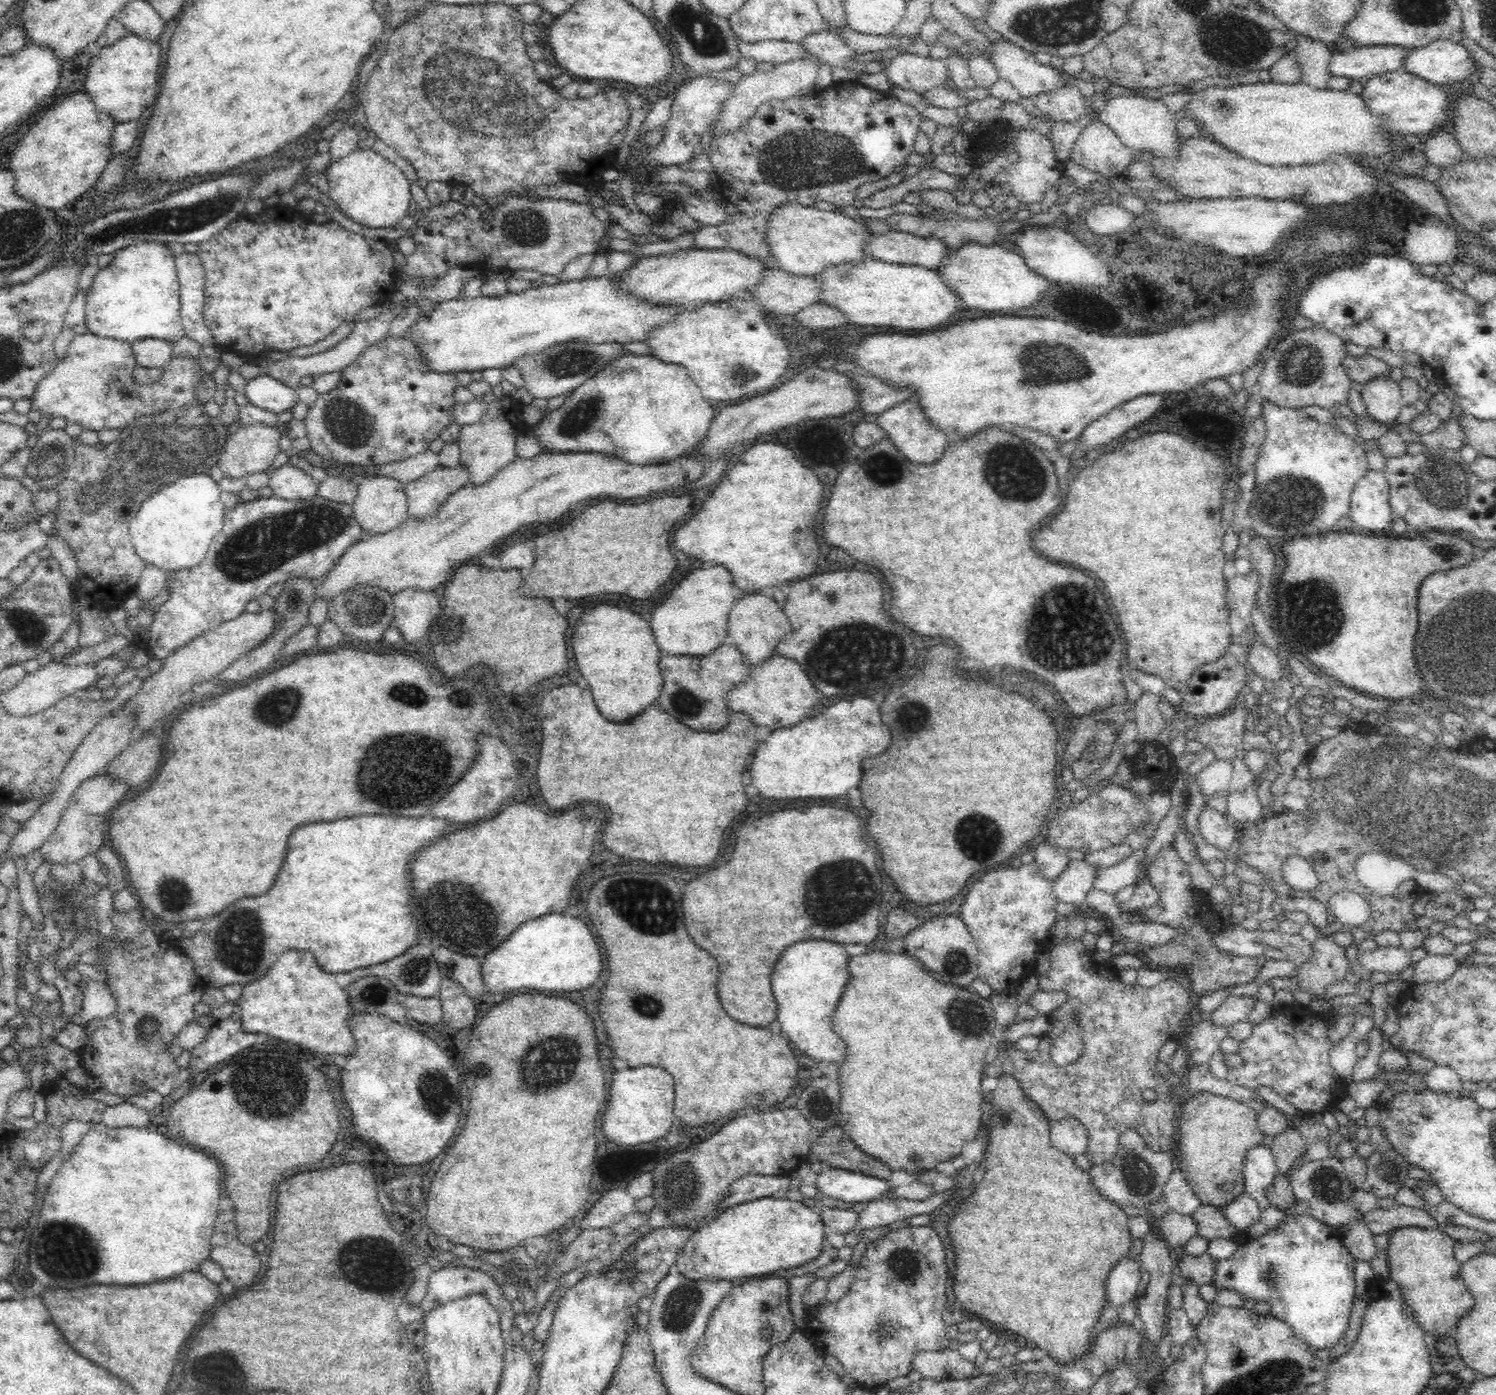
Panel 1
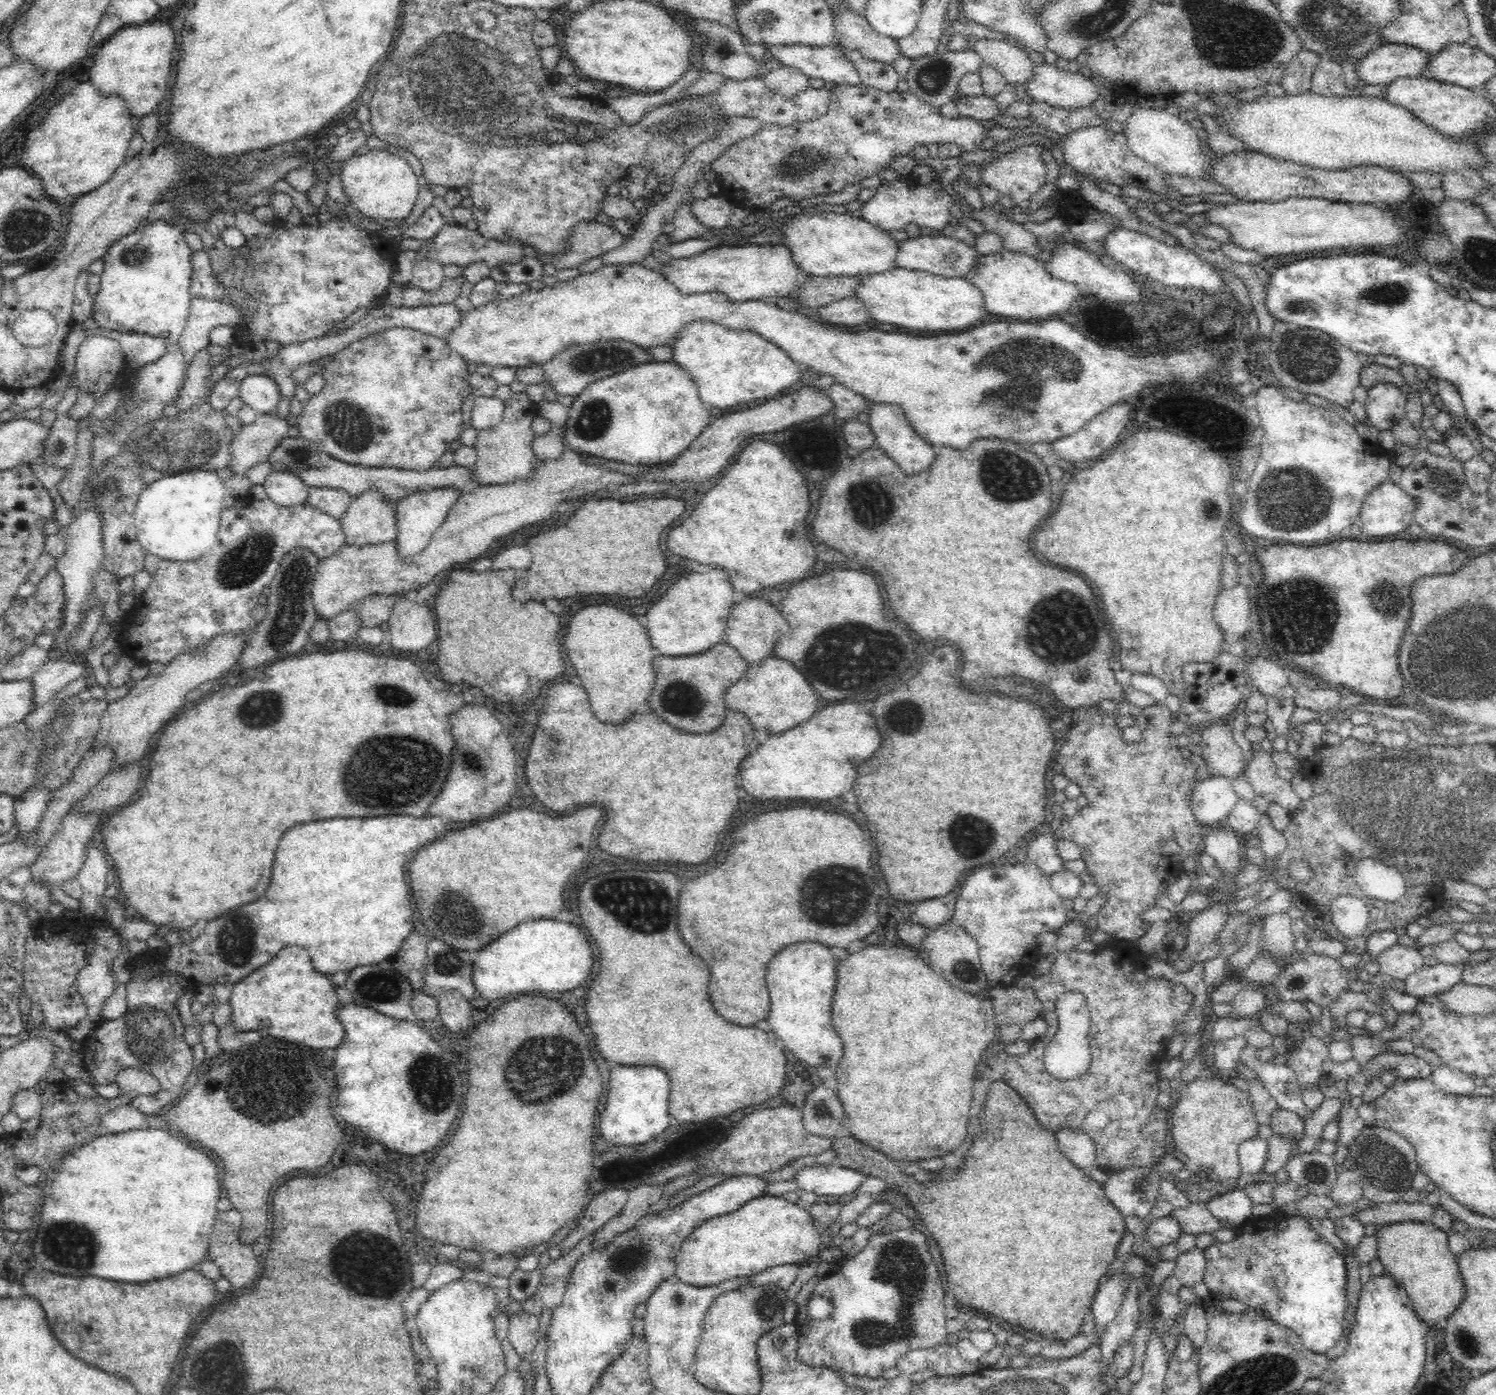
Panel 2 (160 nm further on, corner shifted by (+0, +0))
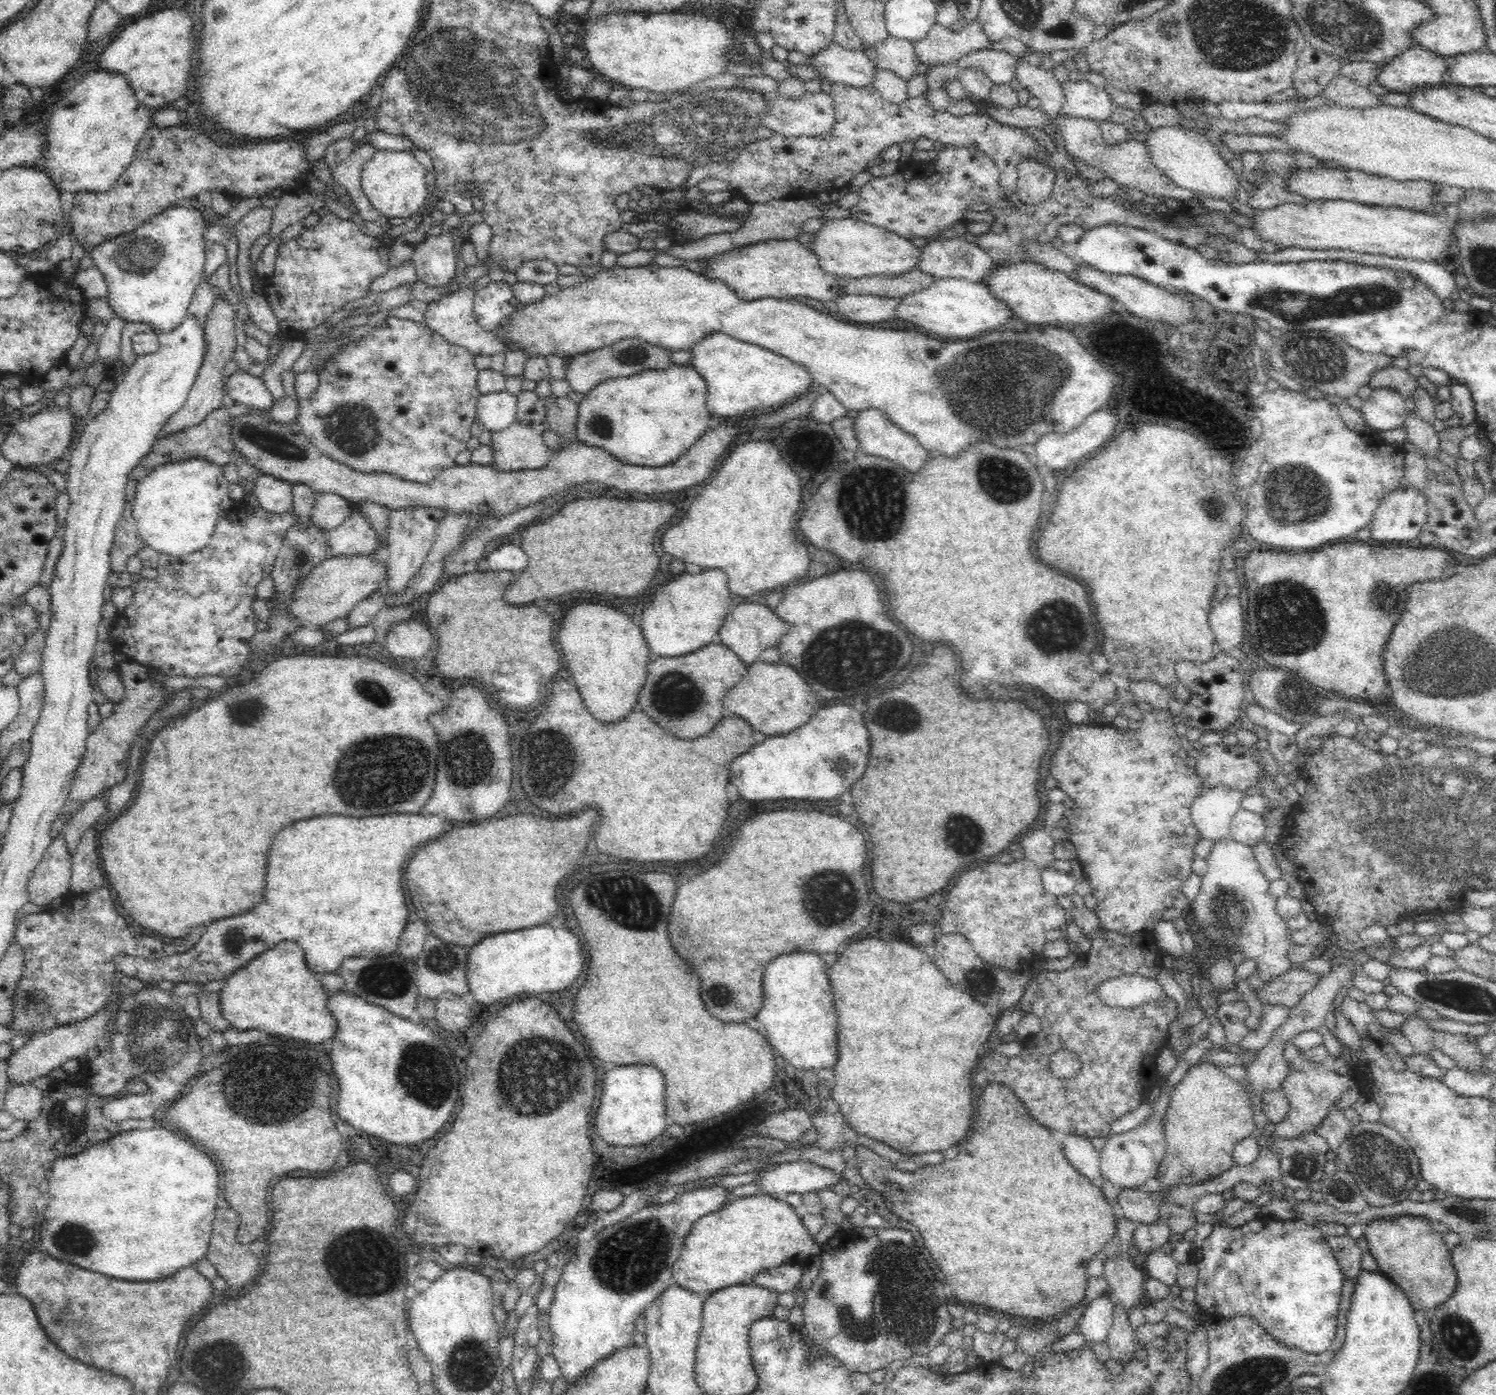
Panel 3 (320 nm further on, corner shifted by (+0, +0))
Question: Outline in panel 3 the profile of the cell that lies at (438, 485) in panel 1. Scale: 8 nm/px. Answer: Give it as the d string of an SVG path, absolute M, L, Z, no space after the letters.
M413 506L403 509L389 510L389 527L384 536L386 542L385 562L386 562L386 587L388 595L401 595L413 581L413 578L420 572L422 565L433 542L436 538L437 526L446 516L448 511L442 508L432 508L423 506Z

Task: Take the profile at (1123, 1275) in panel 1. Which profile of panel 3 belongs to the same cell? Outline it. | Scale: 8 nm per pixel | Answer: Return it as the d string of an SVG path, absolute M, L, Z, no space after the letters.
M1108 1291L1096 1296L1095 1300L1086 1308L1082 1307L1083 1312L1076 1316L1073 1332L1082 1334L1084 1340L1089 1342L1105 1341L1112 1324L1113 1301Z

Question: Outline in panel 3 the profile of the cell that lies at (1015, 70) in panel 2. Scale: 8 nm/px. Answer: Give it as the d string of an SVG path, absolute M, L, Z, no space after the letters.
M1023 58L1017 66L1016 79L1032 97L1040 99L1040 109L1050 118L1061 115L1061 108L1065 103L1064 90L1054 74L1041 67L1031 66L1027 58Z

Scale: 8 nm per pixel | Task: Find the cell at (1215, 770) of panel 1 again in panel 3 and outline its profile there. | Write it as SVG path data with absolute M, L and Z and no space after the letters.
M1224 785L1204 788L1194 799L1190 814L1194 827L1200 833L1200 838L1206 838L1206 840L1212 840L1212 842L1228 839L1232 817L1241 808L1240 800L1244 796L1244 792L1228 788Z

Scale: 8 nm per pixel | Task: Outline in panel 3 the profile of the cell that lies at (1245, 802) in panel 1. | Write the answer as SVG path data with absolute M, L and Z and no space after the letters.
M1240 808L1232 817L1229 838L1253 847L1263 840L1264 830L1262 816Z

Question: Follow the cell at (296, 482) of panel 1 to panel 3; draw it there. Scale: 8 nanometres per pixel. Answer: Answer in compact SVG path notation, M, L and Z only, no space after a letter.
M257 474L254 479L252 494L259 502L259 506L270 513L280 514L290 511L292 504L293 484L282 481L267 474Z

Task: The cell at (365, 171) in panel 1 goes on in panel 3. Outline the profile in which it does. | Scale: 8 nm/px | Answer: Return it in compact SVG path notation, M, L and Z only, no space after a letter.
M376 151L364 165L361 172L361 185L371 205L384 217L408 219L426 203L426 173L410 151Z

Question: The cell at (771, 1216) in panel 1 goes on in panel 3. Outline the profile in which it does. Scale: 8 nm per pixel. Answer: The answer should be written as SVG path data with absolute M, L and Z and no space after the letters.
M764 1194L736 1197L694 1222L683 1242L679 1259L674 1263L673 1280L692 1293L707 1295L724 1287L747 1284L763 1270L780 1265L796 1265L801 1258L818 1256L820 1252L821 1244L804 1227L801 1211L786 1201Z

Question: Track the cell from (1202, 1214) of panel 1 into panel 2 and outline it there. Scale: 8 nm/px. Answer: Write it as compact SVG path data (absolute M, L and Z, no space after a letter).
M1191 1202L1188 1206L1176 1207L1169 1216L1176 1219L1182 1232L1188 1236L1220 1229L1220 1222L1208 1211L1205 1203Z

